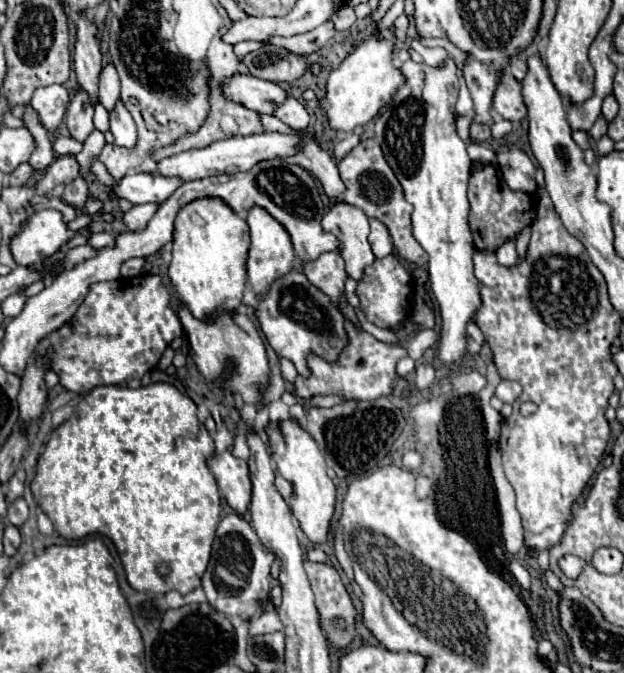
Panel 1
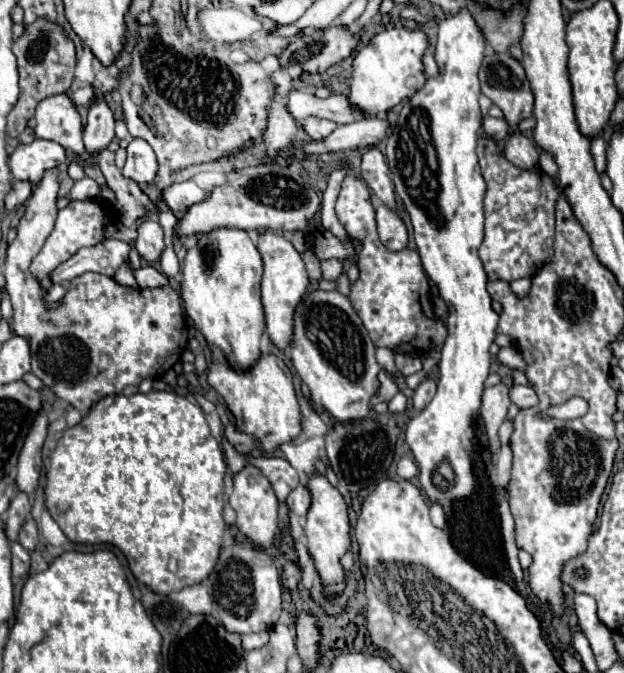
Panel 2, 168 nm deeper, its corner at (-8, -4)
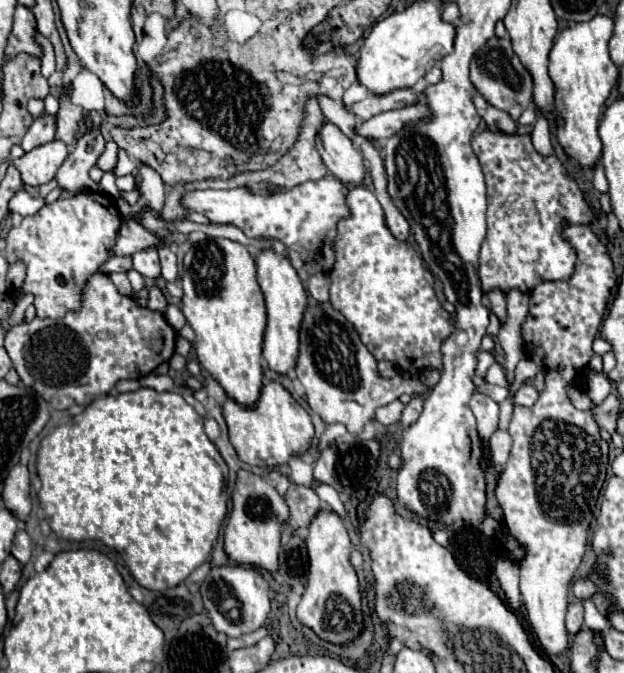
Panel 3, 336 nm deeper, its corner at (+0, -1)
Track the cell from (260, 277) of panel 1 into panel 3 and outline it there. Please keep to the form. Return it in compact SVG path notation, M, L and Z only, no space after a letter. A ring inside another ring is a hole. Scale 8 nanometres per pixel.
M272 248L260 250L260 254L256 256L256 268L258 268L258 284L264 294L266 312L268 312L262 354L272 370L286 374L288 370L294 368L294 362L298 356L298 330L300 330L304 308L308 304L308 296L300 276L296 274L288 258L282 254L276 254Z

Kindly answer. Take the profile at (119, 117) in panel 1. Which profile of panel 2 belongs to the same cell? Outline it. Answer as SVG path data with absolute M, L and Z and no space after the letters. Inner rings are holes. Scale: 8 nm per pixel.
M130 141L128 159L122 167L122 175L138 181L140 185L152 185L158 173L158 161L152 147L146 141Z

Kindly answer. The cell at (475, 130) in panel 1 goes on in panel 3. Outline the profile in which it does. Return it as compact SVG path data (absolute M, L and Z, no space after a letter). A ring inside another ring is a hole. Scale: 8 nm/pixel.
M490 106L490 108L484 112L482 118L484 118L488 130L492 130L492 132L514 134L514 130L516 130L516 124L512 122L512 118L510 118L506 112L498 110L498 108L492 108L492 106Z

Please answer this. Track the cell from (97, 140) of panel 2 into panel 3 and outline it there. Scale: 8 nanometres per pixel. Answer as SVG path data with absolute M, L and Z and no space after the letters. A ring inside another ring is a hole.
M88 128L78 140L76 148L68 154L66 162L60 166L56 180L66 192L96 192L98 184L90 180L88 172L104 152L104 138L98 128Z

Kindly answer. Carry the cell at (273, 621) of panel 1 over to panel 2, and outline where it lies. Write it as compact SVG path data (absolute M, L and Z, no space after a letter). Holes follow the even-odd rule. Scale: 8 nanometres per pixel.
M268 631L242 635L242 649L244 651L252 651L252 649L258 649L258 647L264 647L266 643L268 643Z

